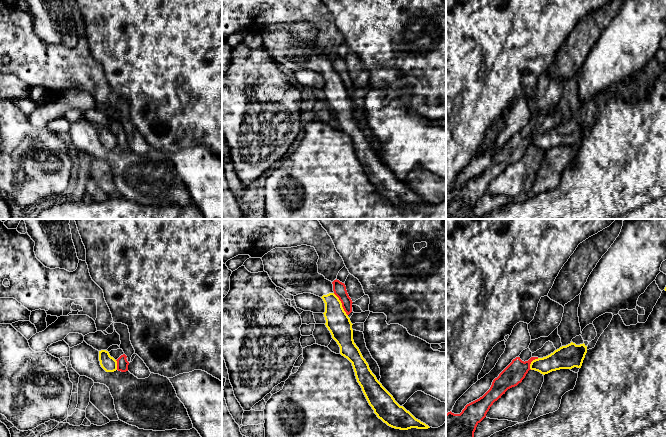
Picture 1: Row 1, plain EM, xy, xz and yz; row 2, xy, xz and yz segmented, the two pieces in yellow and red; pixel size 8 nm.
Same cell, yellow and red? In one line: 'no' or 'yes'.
no

